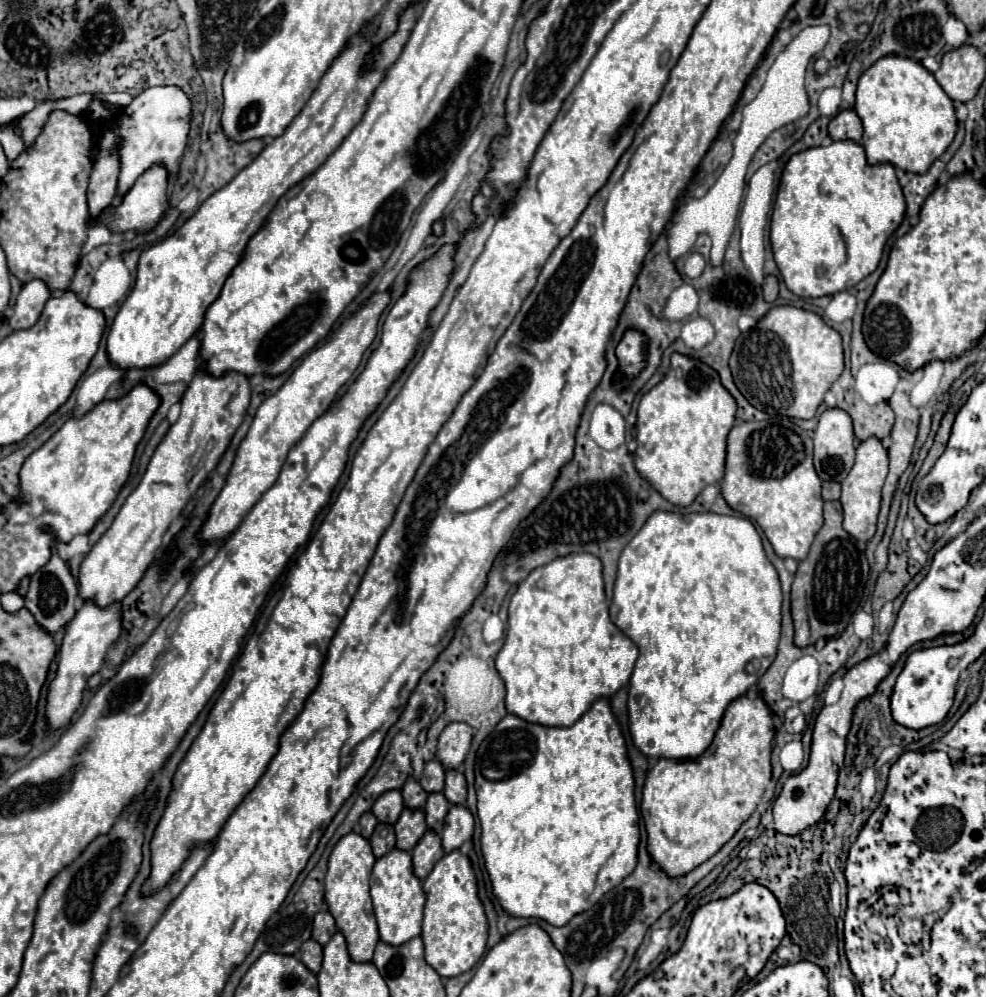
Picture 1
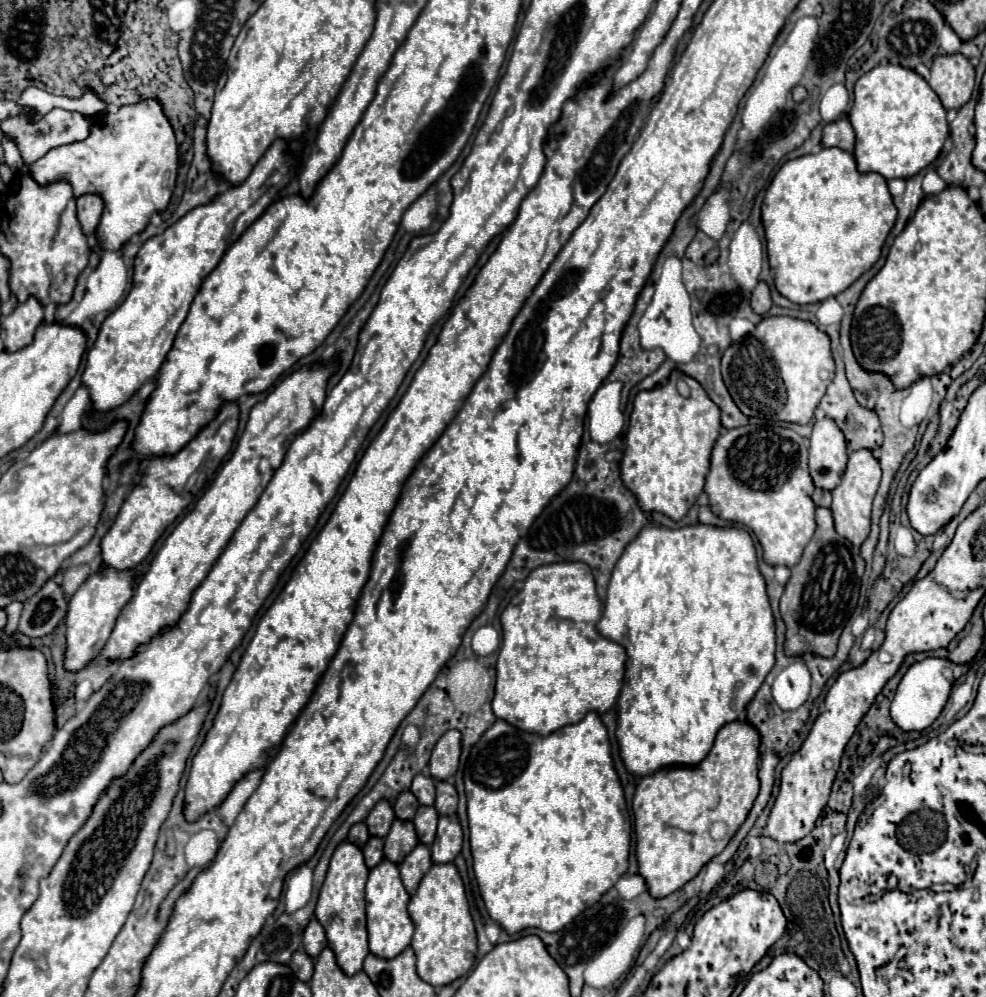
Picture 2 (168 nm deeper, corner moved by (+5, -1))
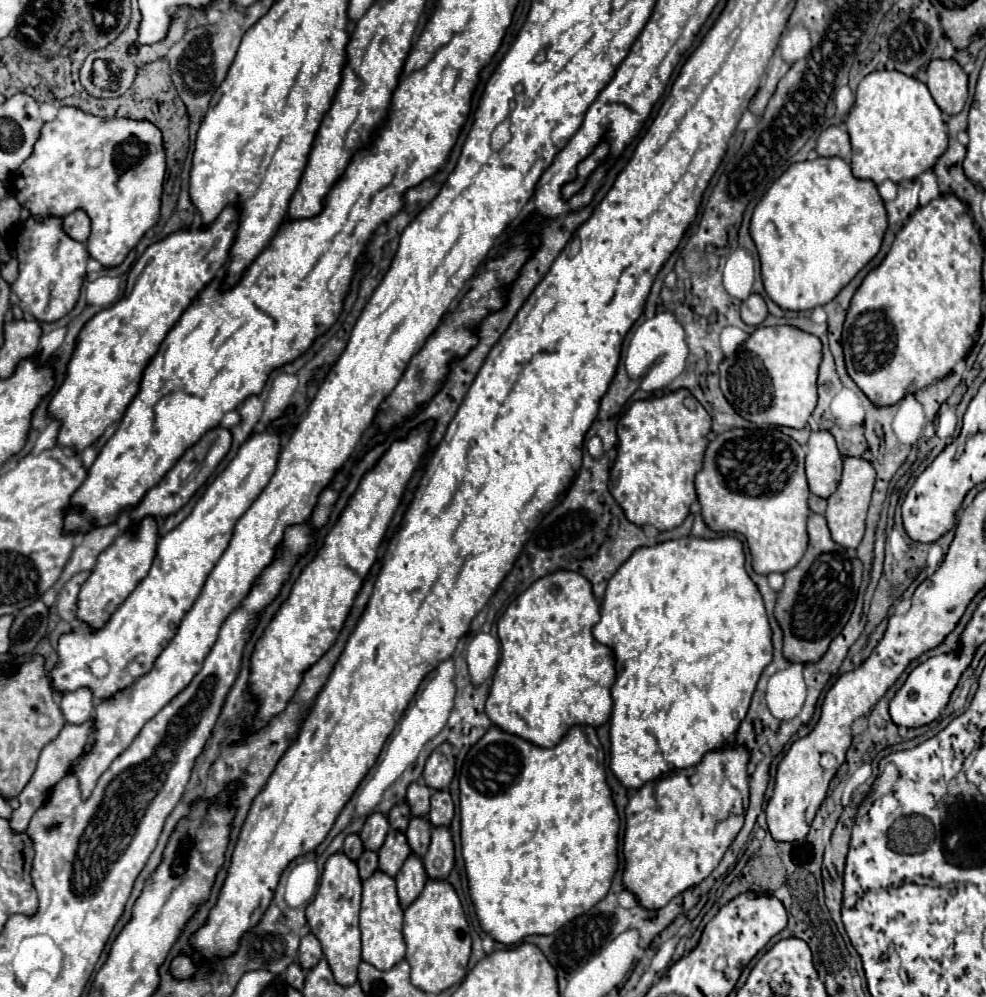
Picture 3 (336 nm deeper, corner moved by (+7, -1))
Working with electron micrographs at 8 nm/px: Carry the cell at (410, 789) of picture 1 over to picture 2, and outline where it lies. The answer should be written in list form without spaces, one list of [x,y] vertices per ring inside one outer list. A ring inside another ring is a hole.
[[[402,792],[394,804],[394,814],[398,820],[412,820],[412,816],[416,814],[418,808],[418,800],[412,792]]]

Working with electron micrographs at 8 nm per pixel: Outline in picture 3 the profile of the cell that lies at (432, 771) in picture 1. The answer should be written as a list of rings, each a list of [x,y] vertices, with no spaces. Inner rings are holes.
[[[412,782],[408,786],[408,804],[410,804],[410,812],[412,816],[428,816],[430,812],[430,788],[426,784],[420,782]]]

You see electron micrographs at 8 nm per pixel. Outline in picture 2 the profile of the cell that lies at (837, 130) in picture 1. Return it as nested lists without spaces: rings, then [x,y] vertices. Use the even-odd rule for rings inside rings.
[[[846,116],[824,126],[822,146],[824,148],[842,148],[846,152],[854,152],[854,130],[852,130],[852,124]]]

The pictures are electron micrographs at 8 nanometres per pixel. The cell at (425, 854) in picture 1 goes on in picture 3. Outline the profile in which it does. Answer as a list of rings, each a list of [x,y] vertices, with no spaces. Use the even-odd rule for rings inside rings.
[[[410,854],[404,862],[404,866],[400,868],[400,872],[396,874],[396,884],[398,884],[398,898],[400,898],[400,906],[406,908],[410,902],[414,902],[418,898],[418,894],[422,892],[424,884],[426,884],[426,870],[424,864],[418,856]]]

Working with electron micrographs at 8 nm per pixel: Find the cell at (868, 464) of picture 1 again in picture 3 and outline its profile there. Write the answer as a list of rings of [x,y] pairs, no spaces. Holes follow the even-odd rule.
[[[844,458],[842,480],[838,484],[838,490],[828,498],[828,508],[826,508],[826,520],[828,520],[832,540],[842,544],[844,548],[856,548],[864,536],[864,520],[874,490],[874,480],[876,480],[876,472],[868,460]]]

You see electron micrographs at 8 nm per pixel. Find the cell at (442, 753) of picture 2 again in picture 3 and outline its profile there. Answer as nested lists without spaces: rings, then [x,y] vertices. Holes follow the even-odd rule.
[[[444,742],[426,760],[424,782],[428,788],[438,790],[438,788],[448,788],[452,778],[454,778],[454,754],[452,746]]]

